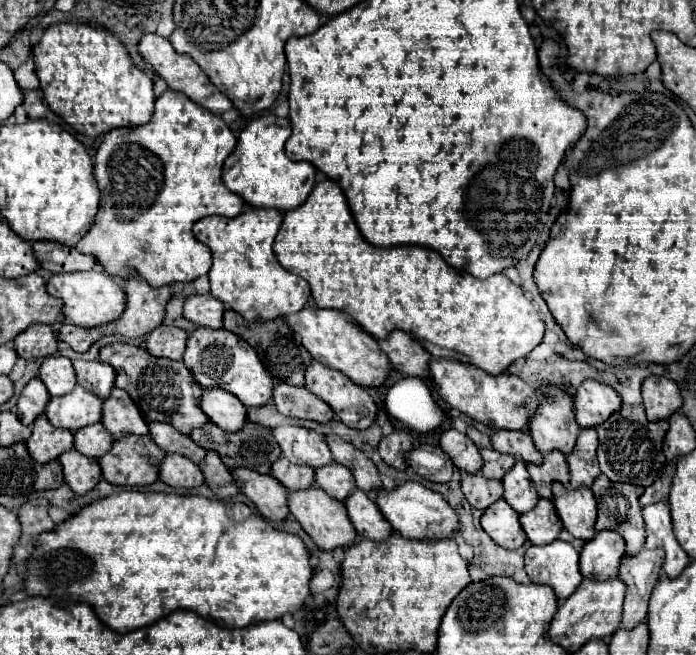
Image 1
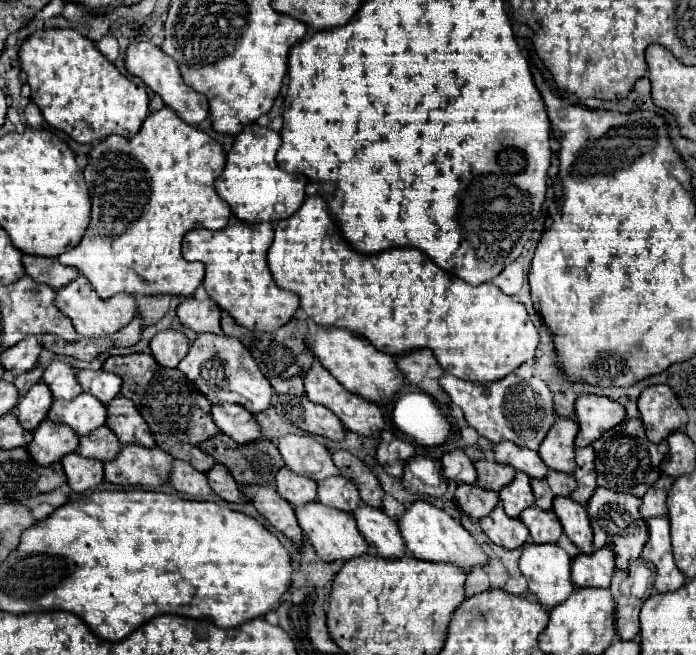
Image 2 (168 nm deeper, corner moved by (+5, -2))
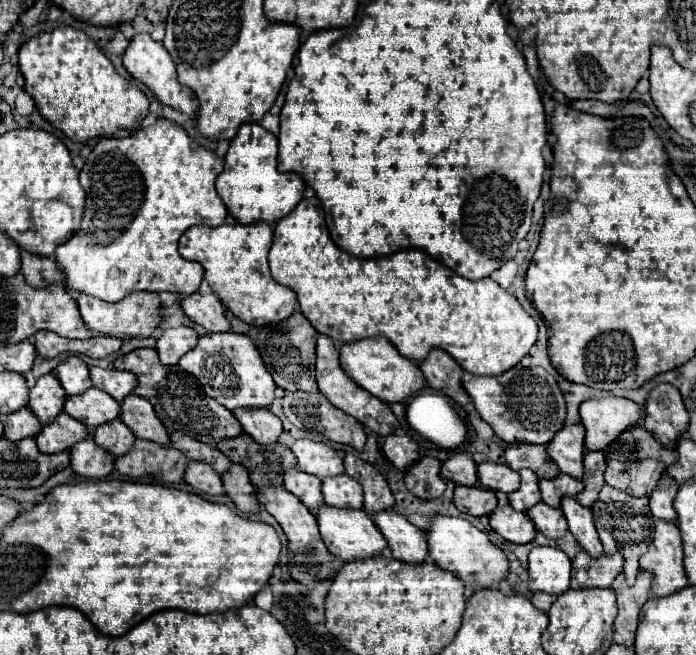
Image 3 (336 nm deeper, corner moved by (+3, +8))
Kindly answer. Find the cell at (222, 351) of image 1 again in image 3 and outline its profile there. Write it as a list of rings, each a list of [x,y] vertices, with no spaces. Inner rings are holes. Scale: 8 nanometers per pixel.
[[[232,331],[204,335],[198,345],[180,359],[178,365],[192,373],[204,387],[206,395],[214,397],[228,411],[236,411],[236,407],[270,407],[274,401],[274,379],[270,377],[266,365],[262,365],[258,349],[246,335]]]

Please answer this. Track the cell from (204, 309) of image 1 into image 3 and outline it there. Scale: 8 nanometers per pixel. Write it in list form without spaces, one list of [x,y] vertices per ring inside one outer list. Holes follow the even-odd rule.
[[[208,293],[208,295],[188,295],[180,303],[184,313],[198,325],[202,325],[206,331],[230,331],[230,323],[224,317],[224,307],[218,299],[218,295]]]

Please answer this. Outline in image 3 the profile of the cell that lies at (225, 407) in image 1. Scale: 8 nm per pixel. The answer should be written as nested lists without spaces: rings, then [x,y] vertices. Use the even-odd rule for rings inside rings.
[[[236,409],[234,417],[242,423],[244,431],[258,443],[276,443],[282,435],[282,421],[268,409]]]

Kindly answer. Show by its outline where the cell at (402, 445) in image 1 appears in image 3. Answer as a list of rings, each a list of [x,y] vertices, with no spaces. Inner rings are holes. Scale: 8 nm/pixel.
[[[388,435],[382,441],[384,455],[394,463],[396,469],[406,471],[414,461],[420,459],[418,445],[408,435]]]

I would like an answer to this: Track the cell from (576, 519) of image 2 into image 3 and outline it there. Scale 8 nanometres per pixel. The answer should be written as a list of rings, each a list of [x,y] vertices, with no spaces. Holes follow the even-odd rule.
[[[572,497],[562,499],[562,511],[564,511],[564,517],[568,521],[570,533],[582,545],[582,549],[586,553],[592,553],[592,557],[602,555],[602,543],[600,543],[596,527],[594,527],[592,511],[588,507],[582,507]]]

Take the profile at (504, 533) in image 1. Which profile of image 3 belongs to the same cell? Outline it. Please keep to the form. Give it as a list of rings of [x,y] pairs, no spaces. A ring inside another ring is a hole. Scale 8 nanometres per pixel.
[[[498,493],[496,497],[498,497],[498,507],[490,515],[490,527],[498,535],[502,535],[506,541],[516,543],[516,545],[534,541],[536,527],[532,519],[526,513],[512,509],[512,505],[508,503],[508,495]]]

